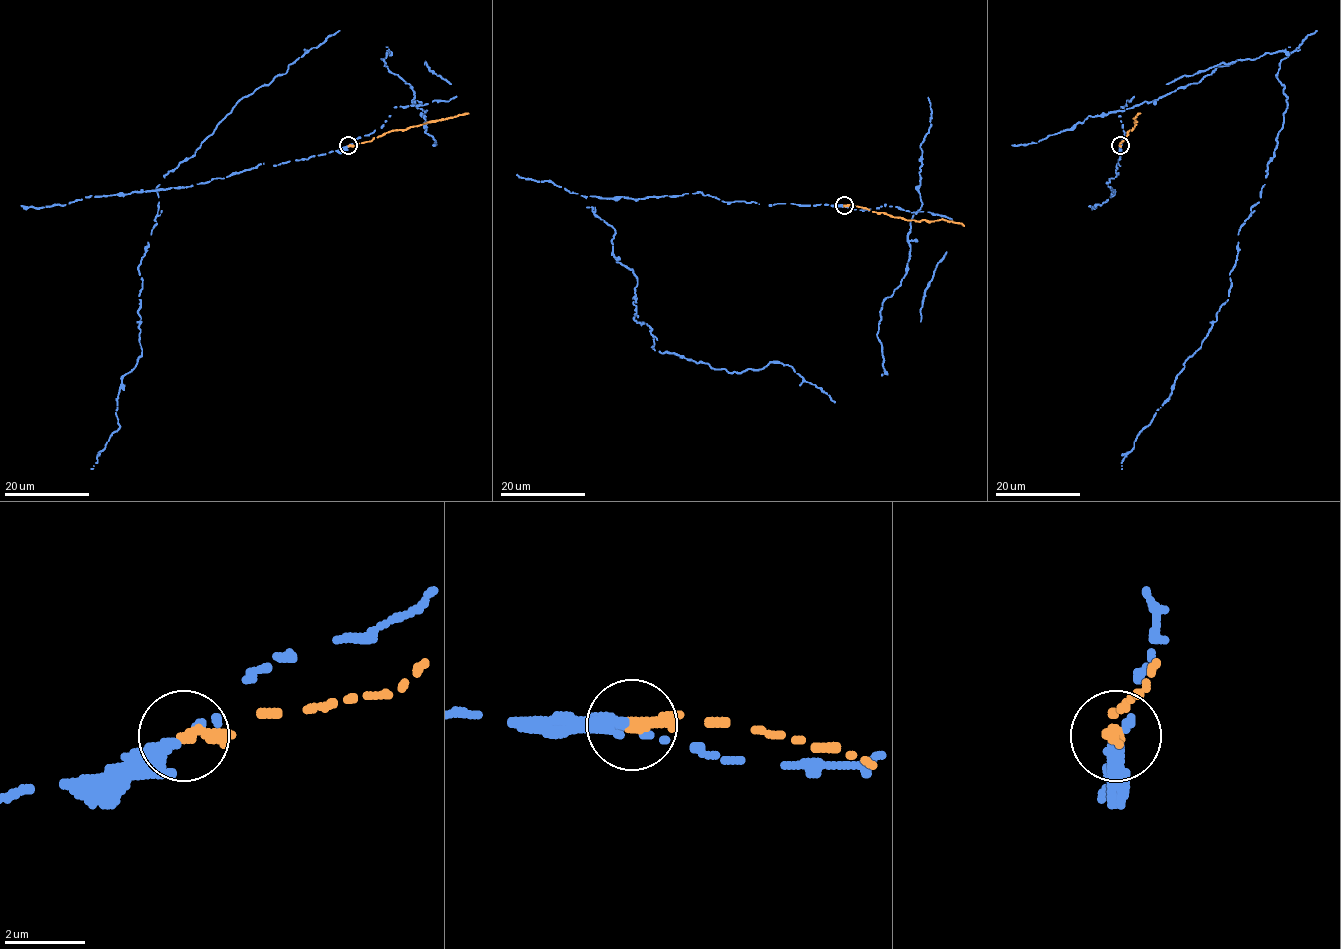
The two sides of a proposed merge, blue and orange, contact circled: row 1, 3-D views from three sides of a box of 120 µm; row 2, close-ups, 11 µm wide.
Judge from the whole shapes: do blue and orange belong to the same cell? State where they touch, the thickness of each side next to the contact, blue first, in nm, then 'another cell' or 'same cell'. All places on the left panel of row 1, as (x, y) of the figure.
(348, 145) | 300/320 nm | another cell

